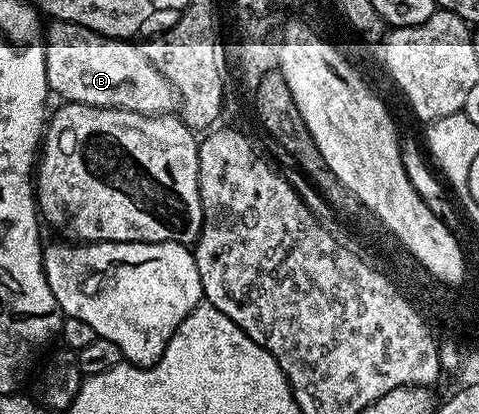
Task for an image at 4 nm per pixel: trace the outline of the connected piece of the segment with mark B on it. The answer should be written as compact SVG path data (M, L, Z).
M53 21L44 28L45 64L50 92L66 103L114 107L140 115L168 115L179 107L177 92L147 61L140 45L109 39L83 25Z

